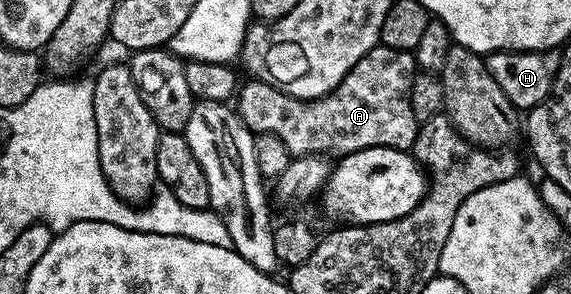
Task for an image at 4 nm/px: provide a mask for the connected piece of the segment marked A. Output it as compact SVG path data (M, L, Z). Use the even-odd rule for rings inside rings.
M377 46L369 50L362 58L358 58L358 62L352 67L350 74L346 74L346 78L342 78L339 86L322 98L318 98L317 100L299 100L290 94L280 91L280 89L275 88L272 84L267 84L255 78L248 78L245 79L245 84L243 81L243 83L239 85L238 95L234 100L234 107L236 113L240 116L240 121L243 122L252 133L265 132L266 134L274 134L278 138L282 138L282 142L286 142L286 150L293 157L323 156L327 154L329 157L339 158L341 156L348 156L351 152L366 150L367 148L399 148L401 150L408 150L411 149L412 143L416 141L418 131L418 122L414 118L414 110L410 110L410 90L412 89L412 83L416 75L418 75L418 67L416 57L412 52L403 52L402 50Z

